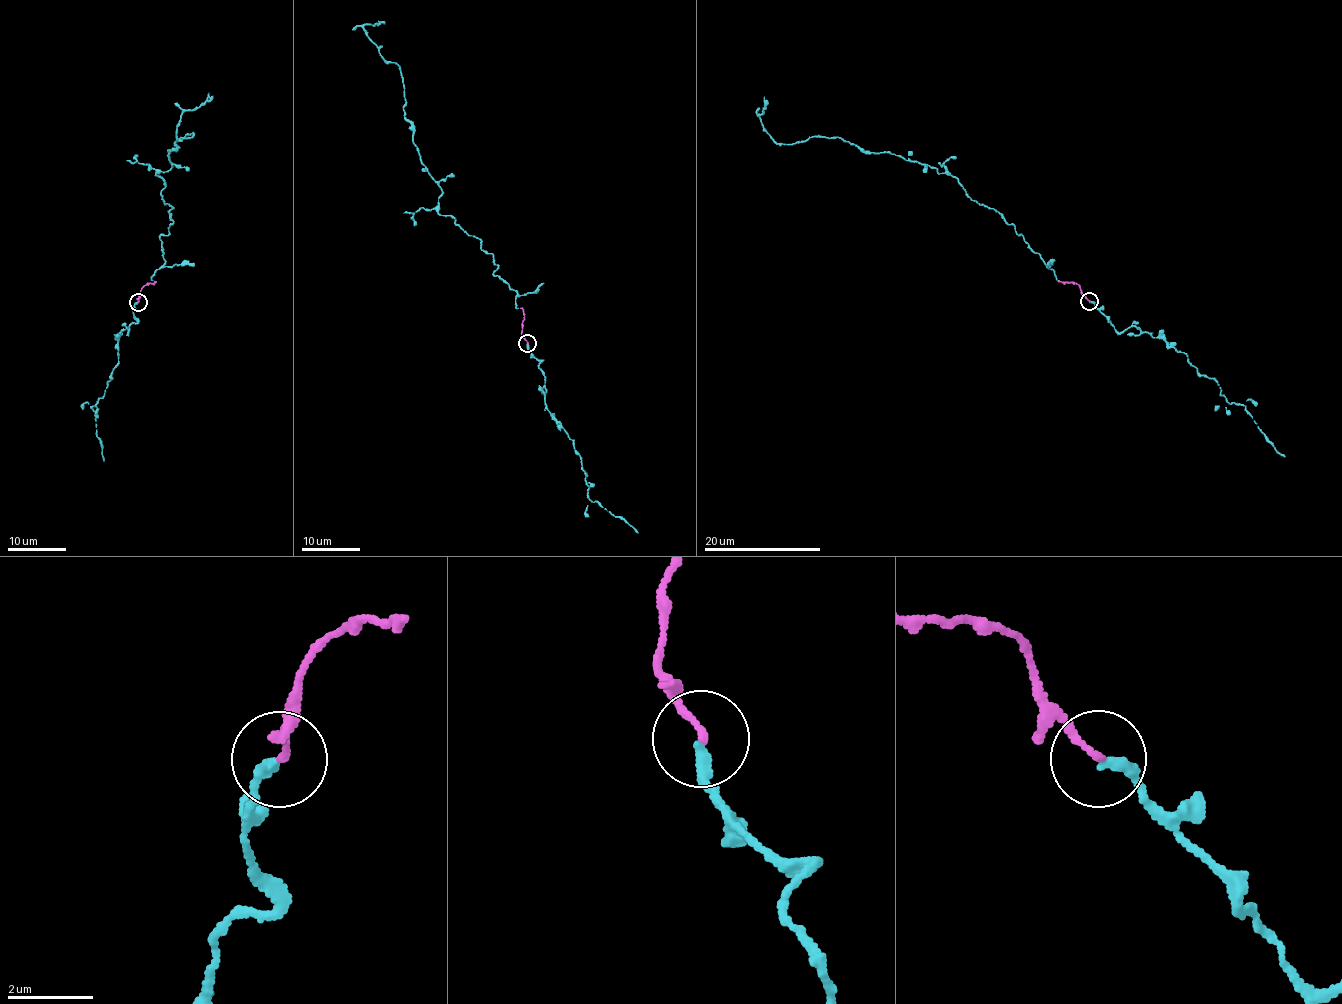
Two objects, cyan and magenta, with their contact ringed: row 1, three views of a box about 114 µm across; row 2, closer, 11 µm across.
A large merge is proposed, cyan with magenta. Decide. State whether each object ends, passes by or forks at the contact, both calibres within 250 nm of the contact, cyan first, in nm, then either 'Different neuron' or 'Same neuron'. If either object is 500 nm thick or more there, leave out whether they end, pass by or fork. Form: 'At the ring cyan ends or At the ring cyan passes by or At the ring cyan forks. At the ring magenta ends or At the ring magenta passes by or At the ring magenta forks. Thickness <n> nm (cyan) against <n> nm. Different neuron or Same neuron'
At the ring cyan ends. At the ring magenta ends. Thickness 300 nm (cyan) against 170 nm. Same neuron

